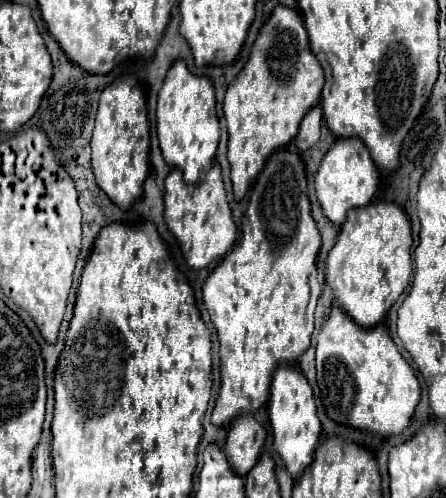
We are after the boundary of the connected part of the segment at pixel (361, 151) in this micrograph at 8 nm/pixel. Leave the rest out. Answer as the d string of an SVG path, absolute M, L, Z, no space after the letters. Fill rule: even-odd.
M337 139L333 147L325 153L319 171L315 173L315 191L323 215L333 223L341 225L345 215L353 207L365 207L373 199L379 185L379 169L371 161L369 151L359 139Z

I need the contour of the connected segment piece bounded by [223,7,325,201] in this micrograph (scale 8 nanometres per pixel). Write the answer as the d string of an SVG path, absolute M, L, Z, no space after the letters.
M275 7L269 21L261 27L261 33L251 49L251 57L247 65L243 67L243 71L237 75L237 79L229 85L225 93L223 111L227 119L227 129L229 129L227 159L231 163L231 183L233 183L235 201L241 201L245 197L247 189L253 185L257 175L263 171L269 157L277 149L285 147L293 137L297 137L301 119L307 115L311 107L319 103L323 81L325 81L323 69L309 47L307 31L303 27L301 17L289 7Z

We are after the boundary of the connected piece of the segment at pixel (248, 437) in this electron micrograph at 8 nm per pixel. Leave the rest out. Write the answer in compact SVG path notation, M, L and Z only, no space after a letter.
M253 415L237 417L227 435L225 455L239 477L245 477L259 461L261 447L265 441L265 429L255 421Z

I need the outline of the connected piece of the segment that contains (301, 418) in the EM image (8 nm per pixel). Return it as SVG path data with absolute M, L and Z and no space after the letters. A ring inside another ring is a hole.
M281 365L275 369L273 383L271 383L271 397L269 397L269 421L273 427L275 451L283 459L287 473L293 479L299 479L299 475L311 465L315 457L315 449L321 435L321 421L317 417L313 391L305 375L297 367Z

